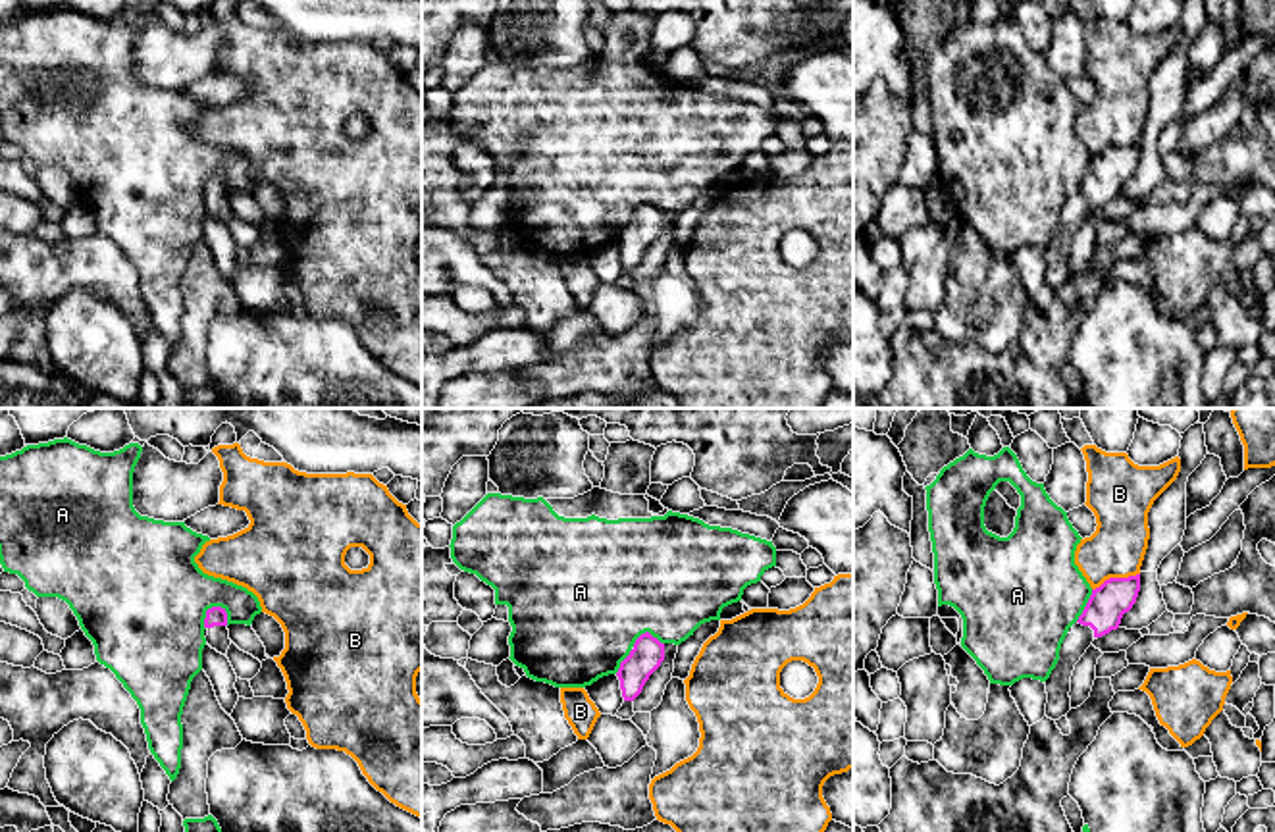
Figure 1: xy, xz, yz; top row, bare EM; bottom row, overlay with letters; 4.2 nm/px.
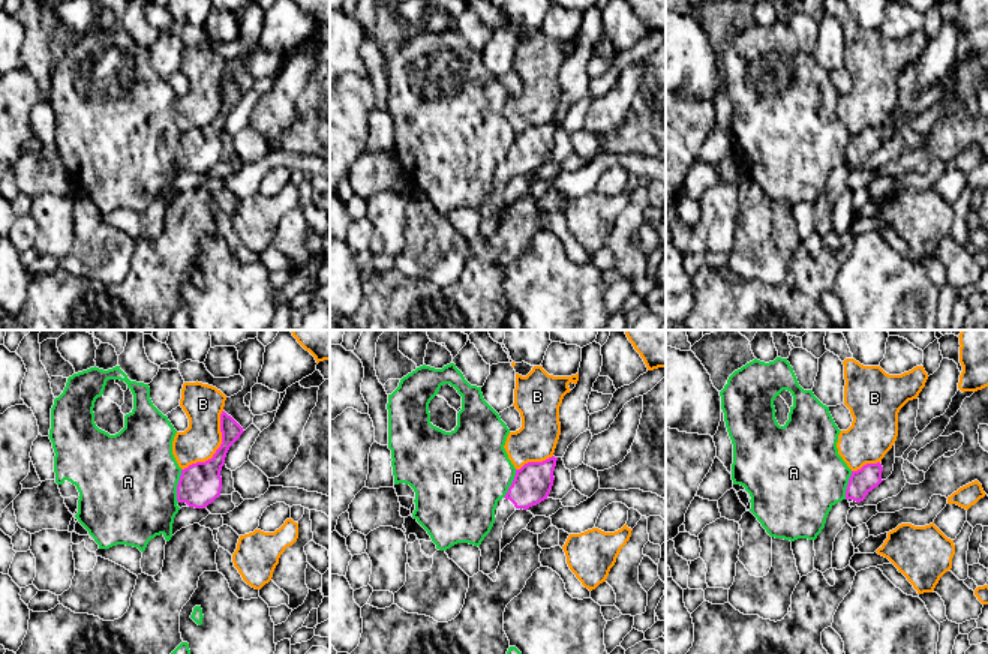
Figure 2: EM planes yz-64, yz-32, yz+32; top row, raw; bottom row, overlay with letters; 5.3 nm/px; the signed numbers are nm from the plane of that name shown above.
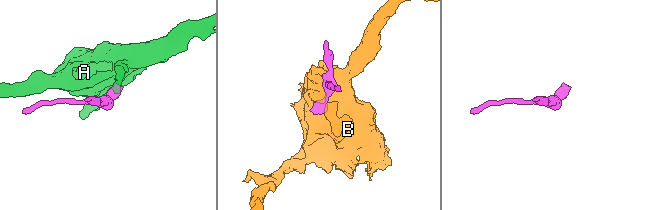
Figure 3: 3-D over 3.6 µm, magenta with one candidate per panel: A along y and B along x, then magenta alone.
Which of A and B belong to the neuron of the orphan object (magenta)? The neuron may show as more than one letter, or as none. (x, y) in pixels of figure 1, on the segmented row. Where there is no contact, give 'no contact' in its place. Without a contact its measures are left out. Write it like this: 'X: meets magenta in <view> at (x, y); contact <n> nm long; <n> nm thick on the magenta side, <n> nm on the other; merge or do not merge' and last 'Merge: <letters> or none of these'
A: meets magenta in xy at (207, 611); contact 130 nm long; 80 nm thick on the magenta side, 500 nm on the other; do not merge
B: meets magenta in yz at (1116, 578); contact 220 nm long; 160 nm thick on the magenta side, 240 nm on the other; do not merge
Merge: none of these

